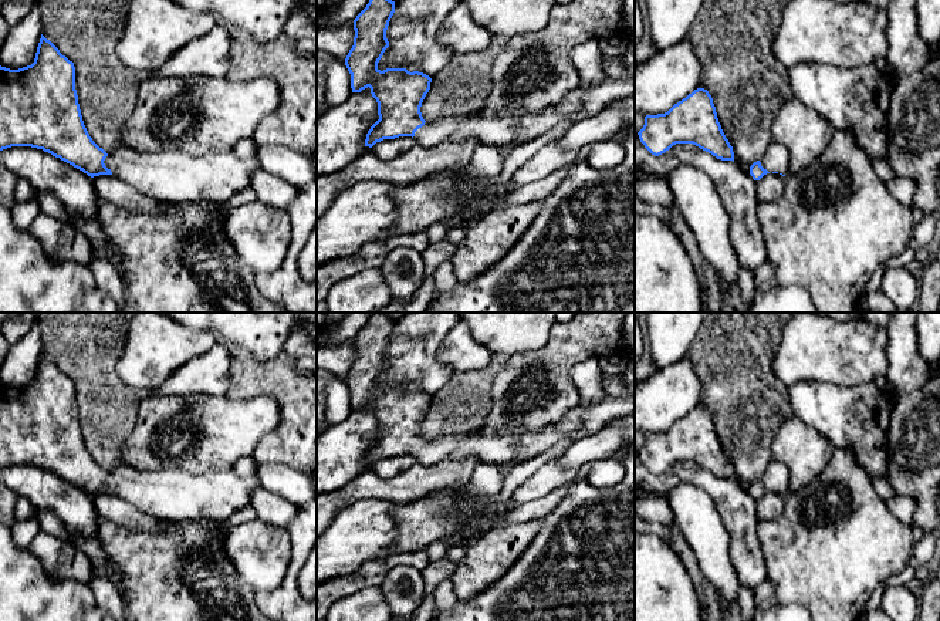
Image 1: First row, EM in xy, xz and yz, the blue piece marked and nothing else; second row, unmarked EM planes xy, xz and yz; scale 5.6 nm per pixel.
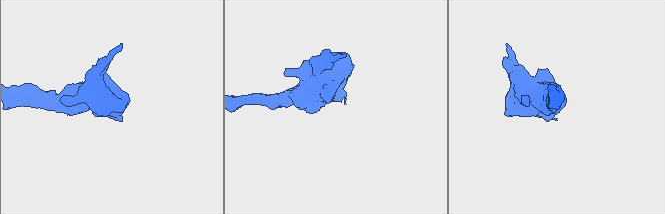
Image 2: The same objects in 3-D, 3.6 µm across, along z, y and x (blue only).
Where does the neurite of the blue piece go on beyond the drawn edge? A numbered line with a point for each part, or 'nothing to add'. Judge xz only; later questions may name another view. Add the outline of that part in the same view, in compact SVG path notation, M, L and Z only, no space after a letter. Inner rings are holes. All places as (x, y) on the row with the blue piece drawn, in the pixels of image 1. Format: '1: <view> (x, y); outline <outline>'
1: xz (582, 103); outline M635 41L621 57L625 75L605 77L603 81L584 88L579 85L559 104L540 114L523 117L484 117L480 111L457 117L444 117L425 122L415 132L422 146L435 146L444 141L479 139L484 145L501 146L517 142L518 146L537 139L557 124L574 119L575 122L592 117L612 102L635 95Z

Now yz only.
1: yz (774, 159); outline M777 142L770 144L760 162L768 172L788 175L787 151Z

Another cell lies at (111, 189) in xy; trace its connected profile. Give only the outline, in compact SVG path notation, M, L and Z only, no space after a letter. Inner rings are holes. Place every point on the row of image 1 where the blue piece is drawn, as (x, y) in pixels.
M112 175L94 176L92 183L101 200L135 213L173 216L182 212L179 203L159 202Z

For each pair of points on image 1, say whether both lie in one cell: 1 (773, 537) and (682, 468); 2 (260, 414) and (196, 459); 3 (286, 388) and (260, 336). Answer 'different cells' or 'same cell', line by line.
1: different cells
2: same cell
3: different cells

